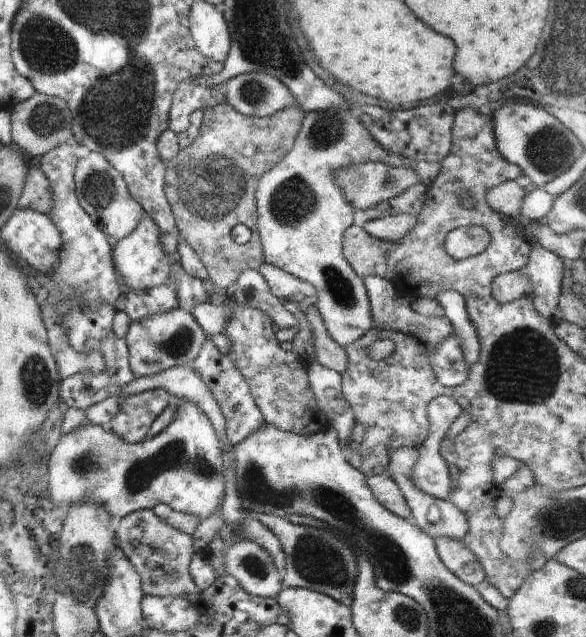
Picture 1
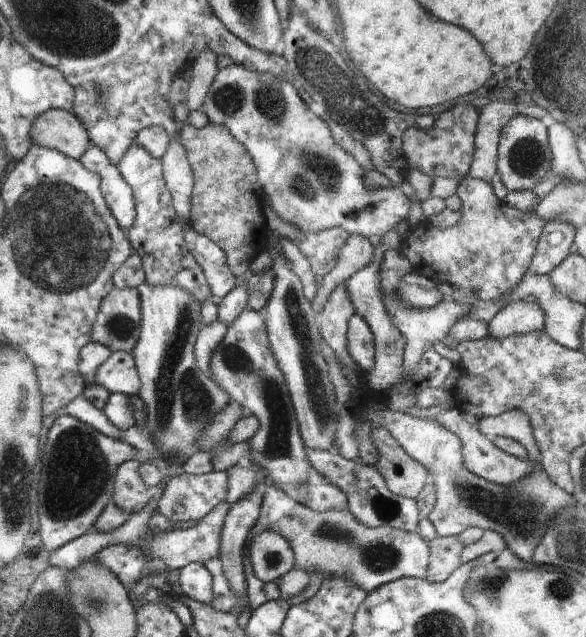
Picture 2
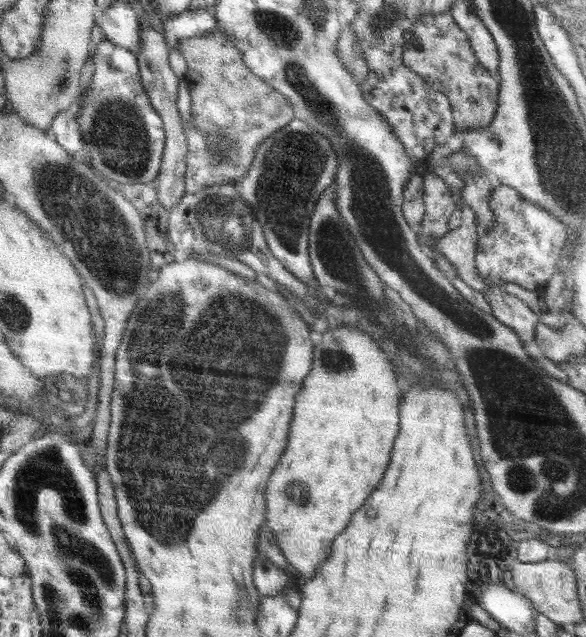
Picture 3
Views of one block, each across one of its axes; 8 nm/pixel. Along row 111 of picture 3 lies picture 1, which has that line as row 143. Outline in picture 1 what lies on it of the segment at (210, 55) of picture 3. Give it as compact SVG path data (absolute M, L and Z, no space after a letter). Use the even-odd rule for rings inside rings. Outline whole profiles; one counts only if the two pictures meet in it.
M227 102L218 104L203 110L199 134L194 141L180 149L174 158L165 161L165 194L171 204L176 228L208 270L210 282L222 289L234 284L244 270L258 270L263 263L254 194L259 178L292 150L305 115L295 102L267 117L247 117Z

